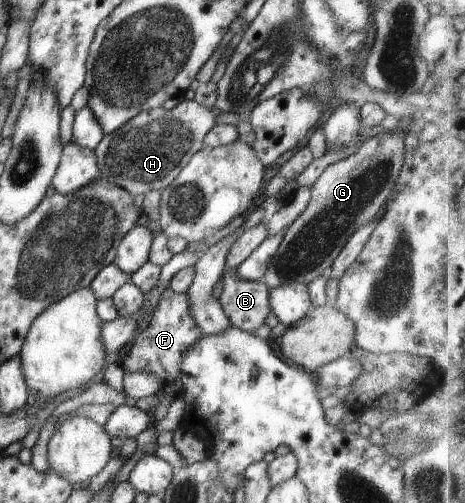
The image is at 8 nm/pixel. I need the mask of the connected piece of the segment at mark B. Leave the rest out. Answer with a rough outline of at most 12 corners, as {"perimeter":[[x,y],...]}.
{"perimeter":[[223,271],[217,301],[232,327],[252,333],[271,311],[261,280]]}

